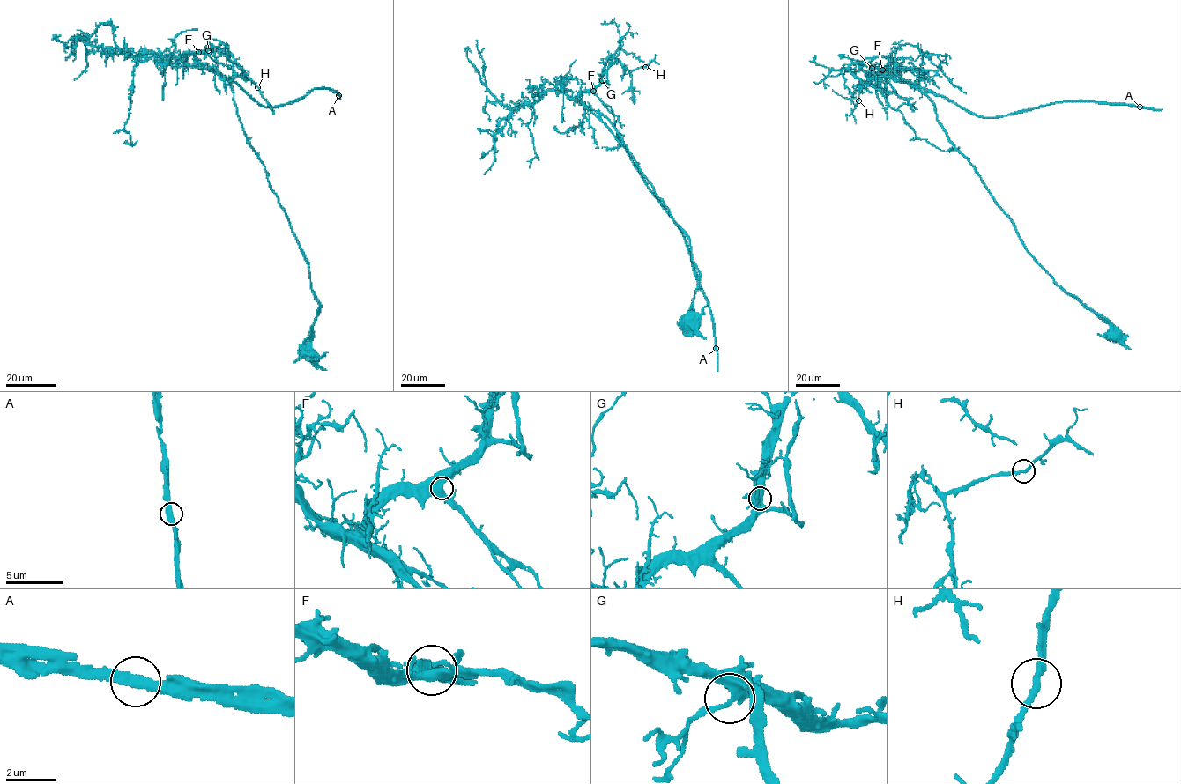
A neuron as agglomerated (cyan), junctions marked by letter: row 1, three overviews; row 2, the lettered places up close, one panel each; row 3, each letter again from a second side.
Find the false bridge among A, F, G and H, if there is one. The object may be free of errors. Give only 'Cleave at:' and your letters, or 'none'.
Cleave at: none

